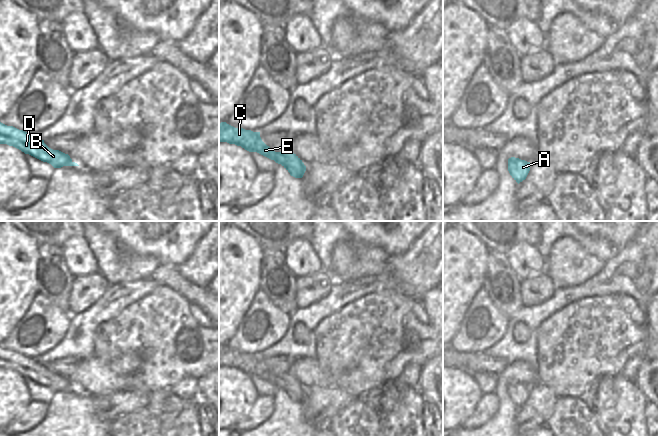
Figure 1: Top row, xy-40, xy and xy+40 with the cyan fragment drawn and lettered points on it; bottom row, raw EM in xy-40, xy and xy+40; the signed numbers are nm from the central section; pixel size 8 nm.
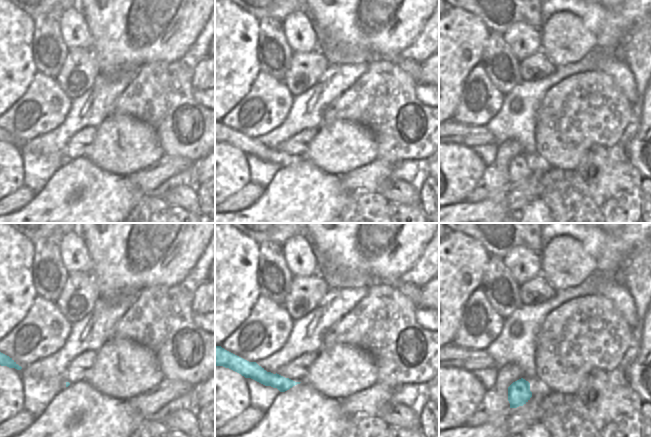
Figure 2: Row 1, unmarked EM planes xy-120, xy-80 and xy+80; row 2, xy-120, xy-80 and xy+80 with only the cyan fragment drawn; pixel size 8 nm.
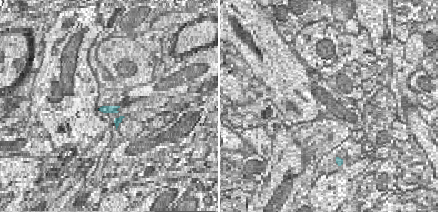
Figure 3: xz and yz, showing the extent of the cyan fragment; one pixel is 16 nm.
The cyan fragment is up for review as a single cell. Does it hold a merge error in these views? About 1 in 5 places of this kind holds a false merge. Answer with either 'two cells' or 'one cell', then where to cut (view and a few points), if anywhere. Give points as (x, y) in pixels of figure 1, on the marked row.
one cell | no cut

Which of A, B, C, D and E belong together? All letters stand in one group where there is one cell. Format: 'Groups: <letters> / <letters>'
Groups: A B C D E

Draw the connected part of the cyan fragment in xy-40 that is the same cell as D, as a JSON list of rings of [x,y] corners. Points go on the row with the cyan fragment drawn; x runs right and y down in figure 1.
[[[0,122],[0,144],[13,146],[25,154],[29,154],[43,162],[51,164],[54,168],[63,166],[79,166],[73,162],[68,154],[49,148],[44,140],[36,134],[29,134],[13,126]]]

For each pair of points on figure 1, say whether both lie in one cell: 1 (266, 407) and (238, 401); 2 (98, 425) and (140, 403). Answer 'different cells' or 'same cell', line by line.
1: different cells
2: different cells

